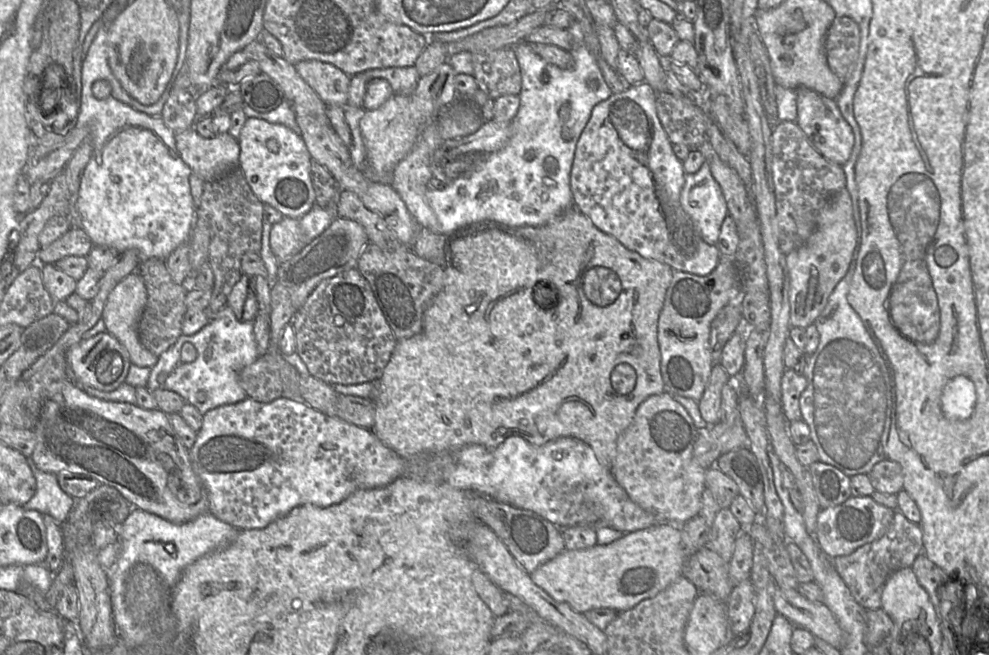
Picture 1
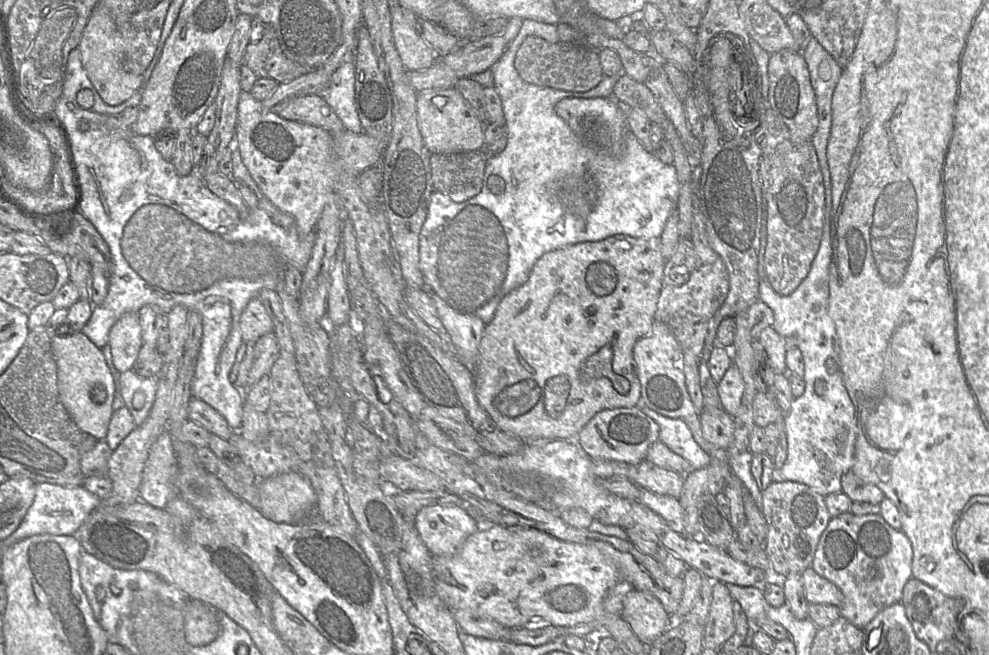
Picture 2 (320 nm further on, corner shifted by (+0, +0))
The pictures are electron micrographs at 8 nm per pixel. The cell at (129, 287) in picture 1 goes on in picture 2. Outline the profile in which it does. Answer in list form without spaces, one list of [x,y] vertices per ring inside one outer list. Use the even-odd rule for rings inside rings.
[[[138,312],[125,313],[116,321],[109,344],[115,368],[120,373],[132,370],[143,345]]]

